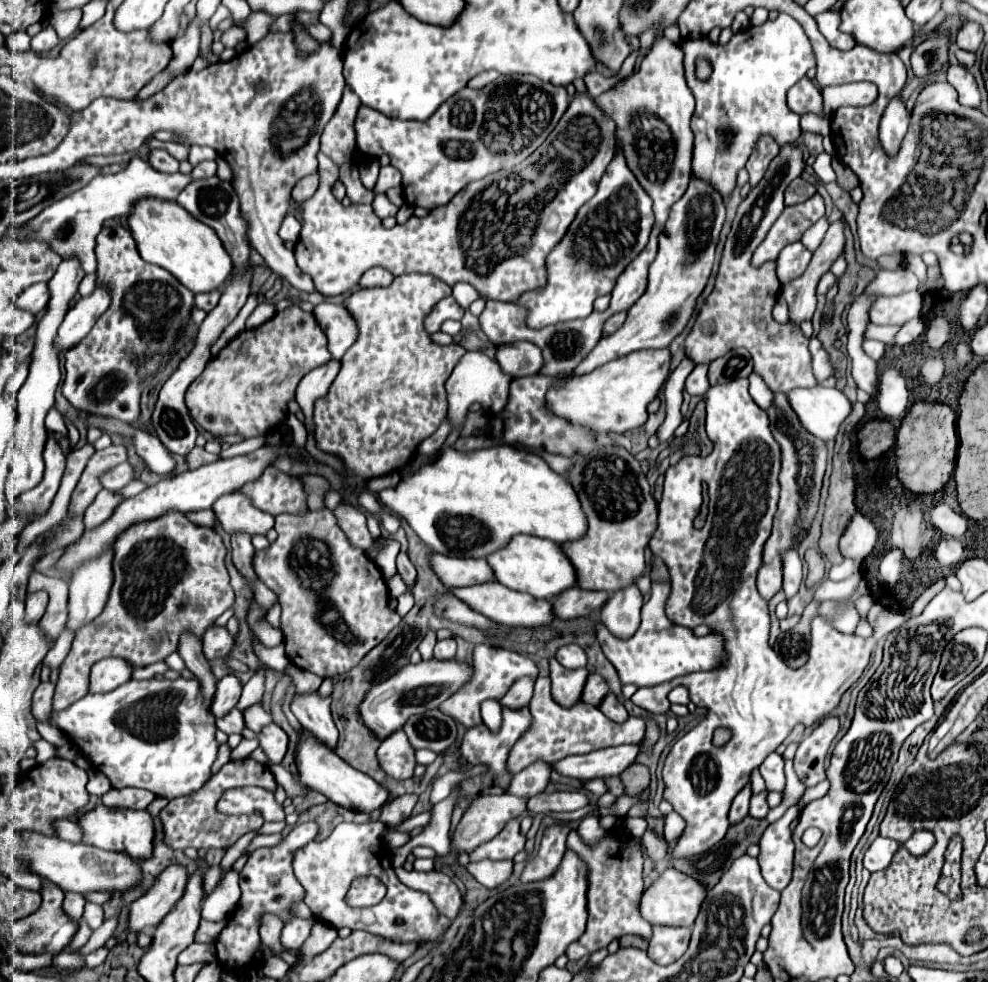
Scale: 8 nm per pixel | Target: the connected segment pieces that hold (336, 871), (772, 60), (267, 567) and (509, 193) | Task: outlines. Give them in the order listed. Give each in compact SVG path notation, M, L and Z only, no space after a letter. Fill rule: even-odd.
M381 821L361 825L341 823L325 841L311 841L309 845L297 849L293 857L293 871L297 881L305 889L303 901L313 911L315 919L325 921L335 929L363 929L397 943L433 943L441 937L441 933L445 933L451 921L435 909L433 901L425 893L409 889L397 881L391 865L391 855L379 839L383 829L385 825ZM363 875L375 875L377 879L381 879L387 885L387 895L375 907L349 907L345 903L345 893L351 881Z
M779 13L775 21L767 21L759 27L749 27L747 31L739 31L731 37L727 45L711 43L709 39L701 41L683 41L681 43L683 55L685 55L685 79L687 85L695 97L695 113L691 119L691 131L695 135L695 147L693 147L693 173L705 181L709 181L713 187L719 189L719 193L729 201L729 195L735 187L737 171L745 165L749 159L749 153L753 151L753 145L757 143L757 137L761 133L773 133L777 137L779 145L785 145L785 141L795 141L801 133L799 129L799 115L789 111L785 95L791 85L795 85L805 73L815 67L813 51L809 45L809 39L805 37L801 25L785 15ZM697 55L703 55L711 61L713 73L709 81L697 81L693 79L693 61Z
M319 509L319 511L307 511L303 515L289 515L289 513L283 513L283 515L277 515L275 517L275 531L277 531L277 539L275 543L271 543L267 549L263 551L255 551L253 553L253 569L257 573L257 577L277 595L281 607L283 607L283 613L281 613L281 631L285 635L285 649L287 649L287 657L293 665L297 665L299 669L305 669L305 671L311 671L319 677L333 677L333 675L341 675L341 673L347 673L349 669L353 669L375 645L379 645L389 633L391 629L395 629L401 621L401 617L389 607L389 589L387 589L387 583L383 579L383 573L379 571L379 567L365 555L365 551L361 549L353 549L349 545L349 539L345 537L345 533L341 533L333 513L329 509Z
M575 93L561 121L545 143L537 149L533 161L527 159L523 165L511 171L499 171L491 177L469 183L451 205L435 207L427 217L409 217L403 225L385 229L381 219L373 213L371 205L349 205L343 207L331 193L331 185L339 179L339 167L325 155L319 153L319 177L321 185L317 193L301 205L303 231L295 245L295 259L301 271L313 277L319 293L327 297L351 293L359 283L361 275L371 267L383 267L395 277L405 273L431 273L447 285L469 283L483 299L491 301L517 301L523 293L547 285L547 255L561 243L577 211L597 193L601 175L615 153L615 123L607 117L587 93Z

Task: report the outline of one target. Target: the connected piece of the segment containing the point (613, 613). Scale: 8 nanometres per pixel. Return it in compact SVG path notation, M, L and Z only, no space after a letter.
M633 583L625 589L615 591L607 599L607 603L601 607L599 619L615 637L625 639L639 629L641 607L643 607L643 595L639 587Z

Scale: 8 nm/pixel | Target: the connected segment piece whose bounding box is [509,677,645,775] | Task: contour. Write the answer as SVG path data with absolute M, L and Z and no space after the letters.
M539 677L535 683L535 693L529 703L529 709L533 709L533 725L537 725L537 729L521 737L521 741L517 741L517 745L513 747L513 753L509 755L509 769L513 769L513 775L537 759L553 763L577 753L617 747L623 743L639 743L643 739L645 727L639 717L629 717L625 723L613 723L593 705L581 703L573 709L561 709L551 697L549 683L549 677Z

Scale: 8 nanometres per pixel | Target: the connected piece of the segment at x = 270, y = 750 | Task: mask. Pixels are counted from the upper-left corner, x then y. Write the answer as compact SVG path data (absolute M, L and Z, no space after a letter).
M275 723L267 725L261 729L261 733L255 735L259 739L259 747L265 751L265 755L269 757L271 763L281 763L287 751L287 735L281 727L277 727Z

